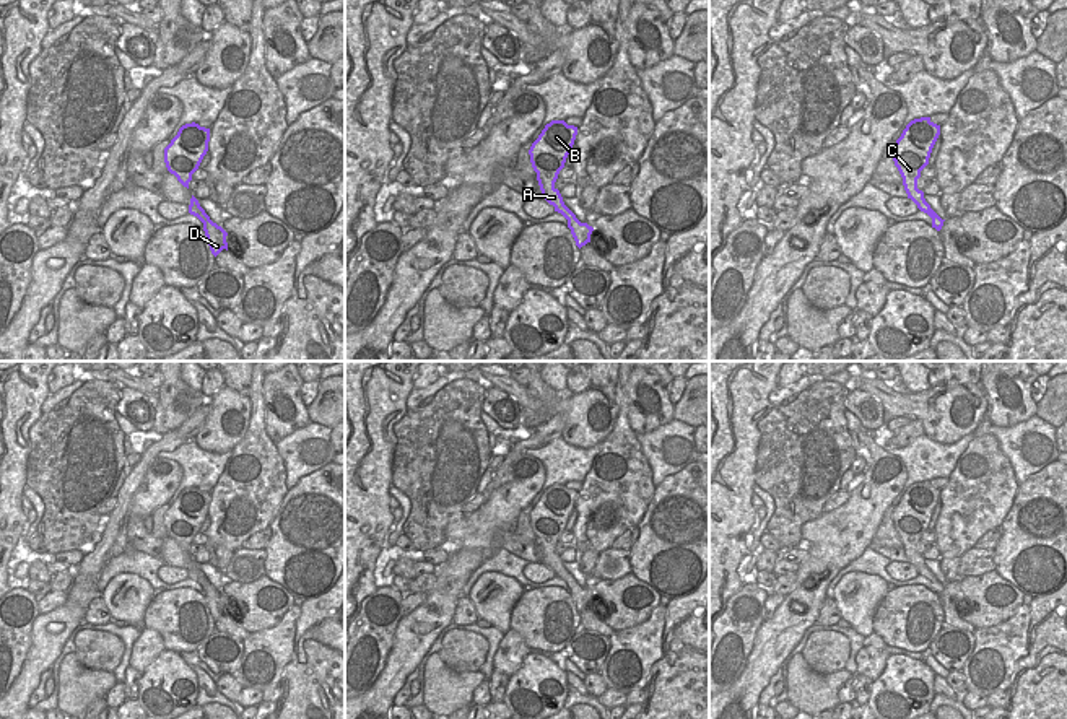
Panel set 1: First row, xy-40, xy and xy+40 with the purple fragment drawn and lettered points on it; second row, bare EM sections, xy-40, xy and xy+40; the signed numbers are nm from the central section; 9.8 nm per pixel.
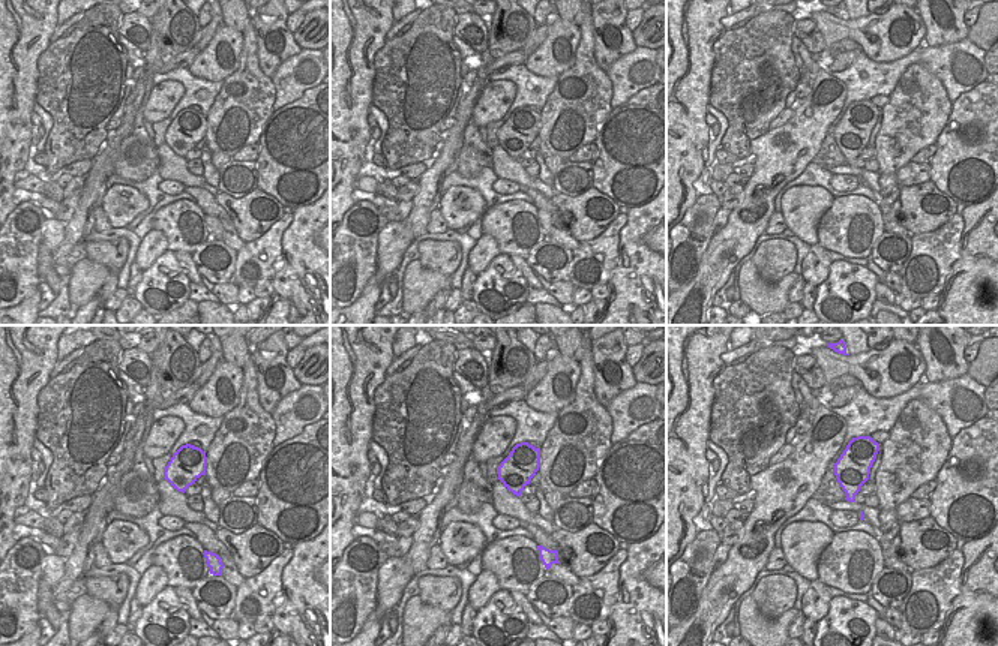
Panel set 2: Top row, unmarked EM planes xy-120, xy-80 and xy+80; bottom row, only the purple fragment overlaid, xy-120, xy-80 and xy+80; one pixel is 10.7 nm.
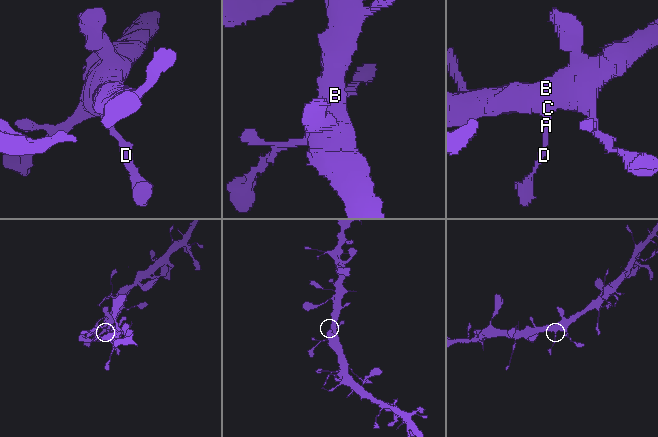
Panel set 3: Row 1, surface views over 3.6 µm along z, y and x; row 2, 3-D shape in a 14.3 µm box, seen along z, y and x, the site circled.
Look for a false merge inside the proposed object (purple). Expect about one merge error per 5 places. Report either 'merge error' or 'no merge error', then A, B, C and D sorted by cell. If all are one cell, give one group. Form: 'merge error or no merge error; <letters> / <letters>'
no merge error; A B C D

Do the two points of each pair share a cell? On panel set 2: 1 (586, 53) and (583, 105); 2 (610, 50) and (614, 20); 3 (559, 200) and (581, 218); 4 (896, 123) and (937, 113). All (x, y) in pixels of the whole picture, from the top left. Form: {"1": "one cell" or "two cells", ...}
{"1": "one cell", "2": "one cell", "3": "one cell", "4": "one cell"}

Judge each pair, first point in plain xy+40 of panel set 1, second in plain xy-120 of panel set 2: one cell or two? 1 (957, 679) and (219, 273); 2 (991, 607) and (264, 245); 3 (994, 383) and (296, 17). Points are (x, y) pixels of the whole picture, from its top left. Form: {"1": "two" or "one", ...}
{"1": "two", "2": "two", "3": "two"}

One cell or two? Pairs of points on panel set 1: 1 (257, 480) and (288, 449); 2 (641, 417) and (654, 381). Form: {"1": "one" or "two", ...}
{"1": "two", "2": "one"}

